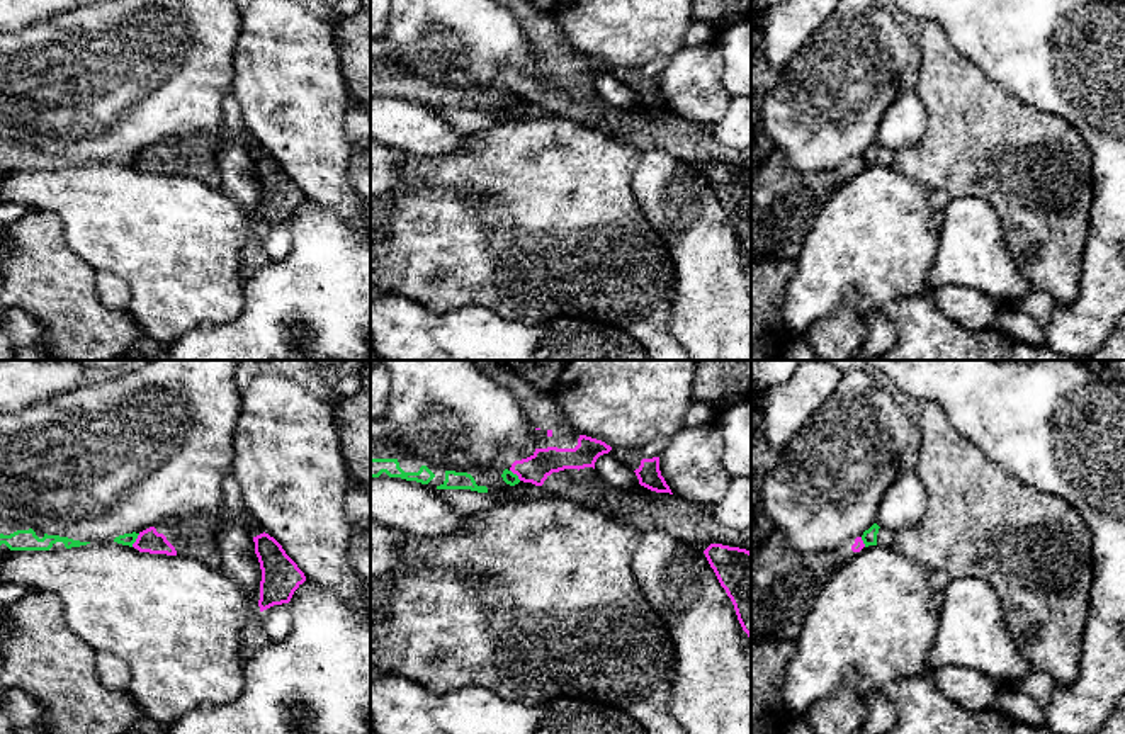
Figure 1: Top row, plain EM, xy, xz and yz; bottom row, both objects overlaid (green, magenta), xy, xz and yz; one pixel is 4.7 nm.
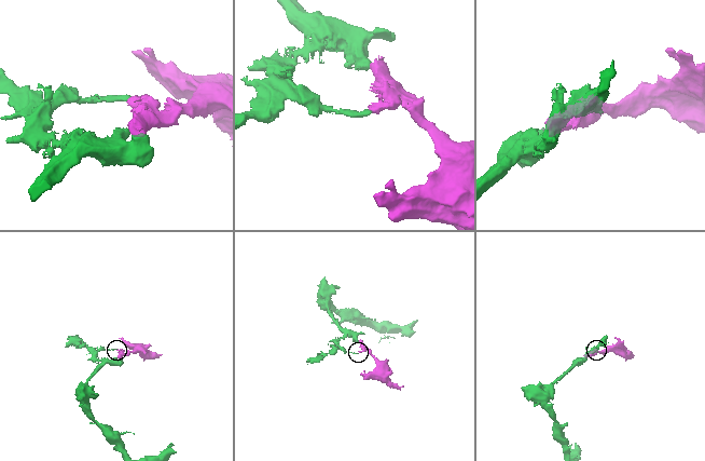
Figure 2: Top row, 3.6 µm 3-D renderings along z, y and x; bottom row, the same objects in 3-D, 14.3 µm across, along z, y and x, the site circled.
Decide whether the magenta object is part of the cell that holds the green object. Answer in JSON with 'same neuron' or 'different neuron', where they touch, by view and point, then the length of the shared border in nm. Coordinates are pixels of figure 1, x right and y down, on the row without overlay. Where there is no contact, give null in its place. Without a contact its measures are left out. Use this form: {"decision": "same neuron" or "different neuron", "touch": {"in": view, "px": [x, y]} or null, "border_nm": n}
{"decision": "different neuron", "touch": {"in": "xy", "px": [135, 160]}, "border_nm": 80}

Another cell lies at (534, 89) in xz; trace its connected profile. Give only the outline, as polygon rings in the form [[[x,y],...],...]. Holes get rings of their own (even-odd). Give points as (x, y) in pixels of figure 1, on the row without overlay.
[[[579,54],[578,65],[574,68],[535,68],[535,71],[522,80],[515,80],[510,87],[513,93],[523,102],[532,102],[542,105],[544,100],[552,93],[564,88],[585,88],[593,87],[600,75],[612,70],[602,59]]]

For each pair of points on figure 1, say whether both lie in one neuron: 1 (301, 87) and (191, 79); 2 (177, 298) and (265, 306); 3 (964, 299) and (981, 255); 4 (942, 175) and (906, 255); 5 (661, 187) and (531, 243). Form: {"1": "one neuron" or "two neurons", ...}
{"1": "two neurons", "2": "two neurons", "3": "two neurons", "4": "two neurons", "5": "two neurons"}

